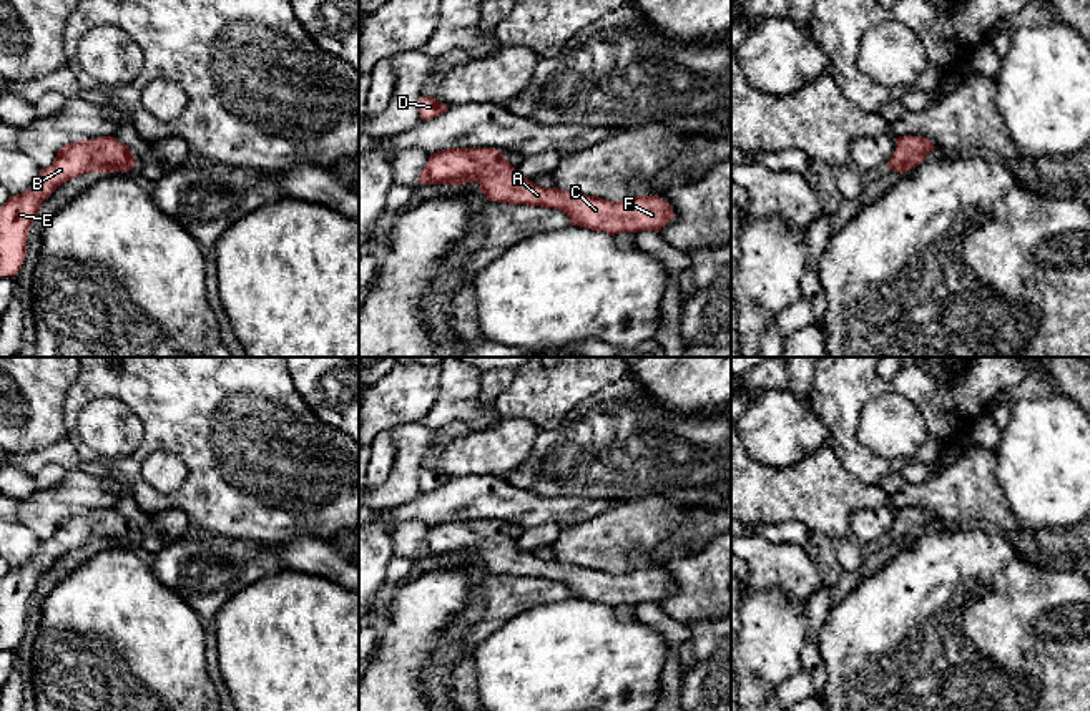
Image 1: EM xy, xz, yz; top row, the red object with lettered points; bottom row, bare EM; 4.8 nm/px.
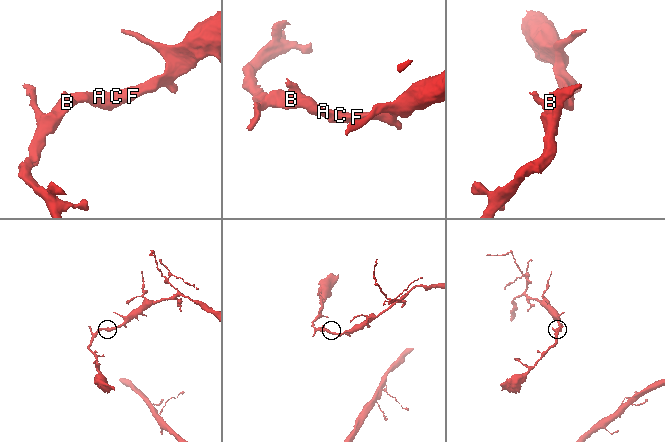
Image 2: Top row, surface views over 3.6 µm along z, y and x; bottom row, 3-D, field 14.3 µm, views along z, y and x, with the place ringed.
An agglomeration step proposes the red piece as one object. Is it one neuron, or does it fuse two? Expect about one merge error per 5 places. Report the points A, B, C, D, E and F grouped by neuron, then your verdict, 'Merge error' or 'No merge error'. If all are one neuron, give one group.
Groups: A B C D E F. No merge error

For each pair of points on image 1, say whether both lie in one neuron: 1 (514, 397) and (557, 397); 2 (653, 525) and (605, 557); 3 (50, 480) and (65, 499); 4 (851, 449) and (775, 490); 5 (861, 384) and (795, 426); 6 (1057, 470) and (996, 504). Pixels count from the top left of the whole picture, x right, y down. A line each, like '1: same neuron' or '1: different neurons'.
1: same neuron
2: same neuron
3: different neurons
4: different neurons
5: different neurons
6: different neurons

